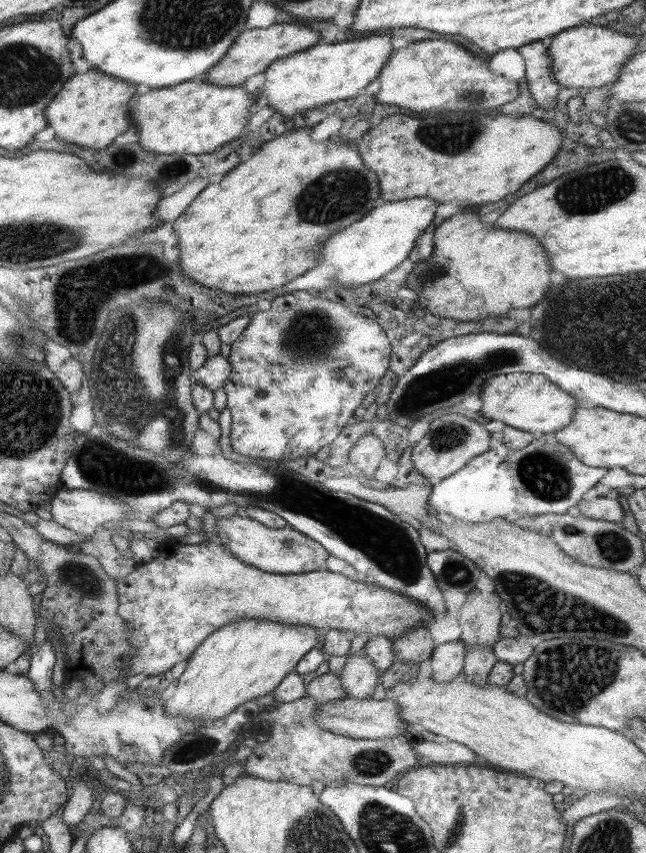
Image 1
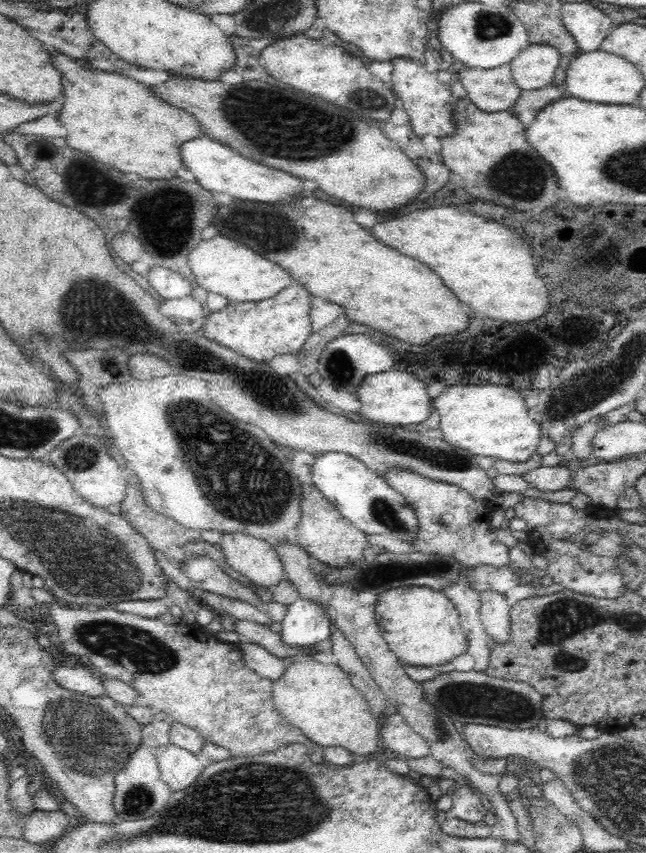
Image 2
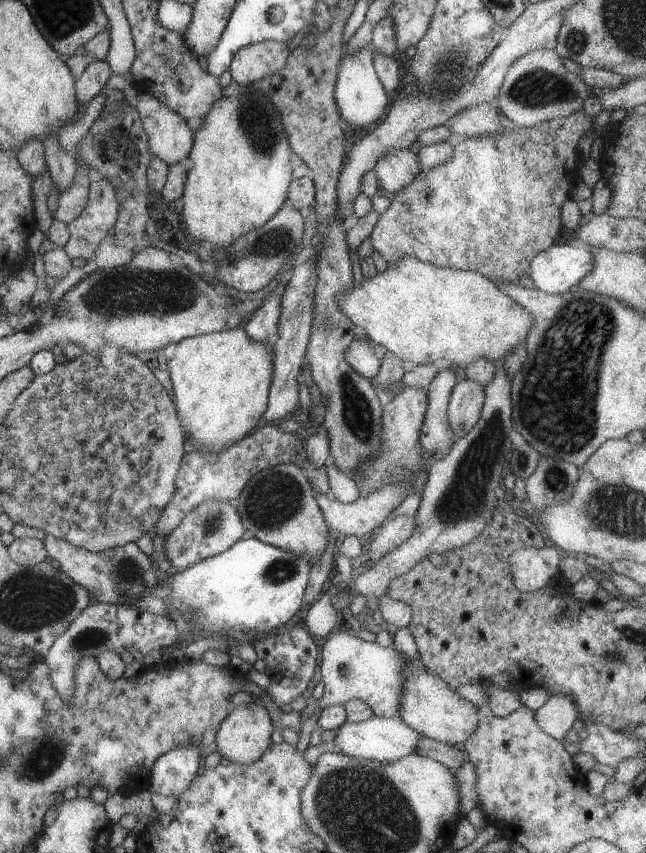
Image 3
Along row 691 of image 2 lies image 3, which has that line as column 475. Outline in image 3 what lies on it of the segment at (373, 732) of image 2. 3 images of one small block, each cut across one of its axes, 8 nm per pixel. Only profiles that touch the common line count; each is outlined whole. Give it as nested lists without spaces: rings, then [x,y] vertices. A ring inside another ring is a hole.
[[[401,256],[399,260],[395,261],[395,264],[388,264],[383,272],[373,274],[373,278],[362,278],[359,284],[350,286],[347,292],[337,294],[337,306],[339,306],[339,310],[341,310],[371,342],[375,342],[375,344],[379,344],[379,346],[384,346],[386,350],[393,352],[397,358],[408,366],[431,364],[433,362],[450,365],[458,370],[459,373],[462,372],[469,362],[473,362],[475,358],[488,358],[495,363],[499,363],[509,354],[509,350],[511,350],[513,346],[517,346],[517,344],[521,344],[521,342],[526,342],[527,332],[529,332],[529,328],[531,328],[531,316],[529,316],[529,312],[527,312],[525,308],[521,308],[517,302],[513,302],[505,292],[501,292],[492,280],[476,272],[437,268],[437,266],[431,266],[431,264],[427,264],[427,262],[419,262],[419,260],[411,258],[411,256]]]

